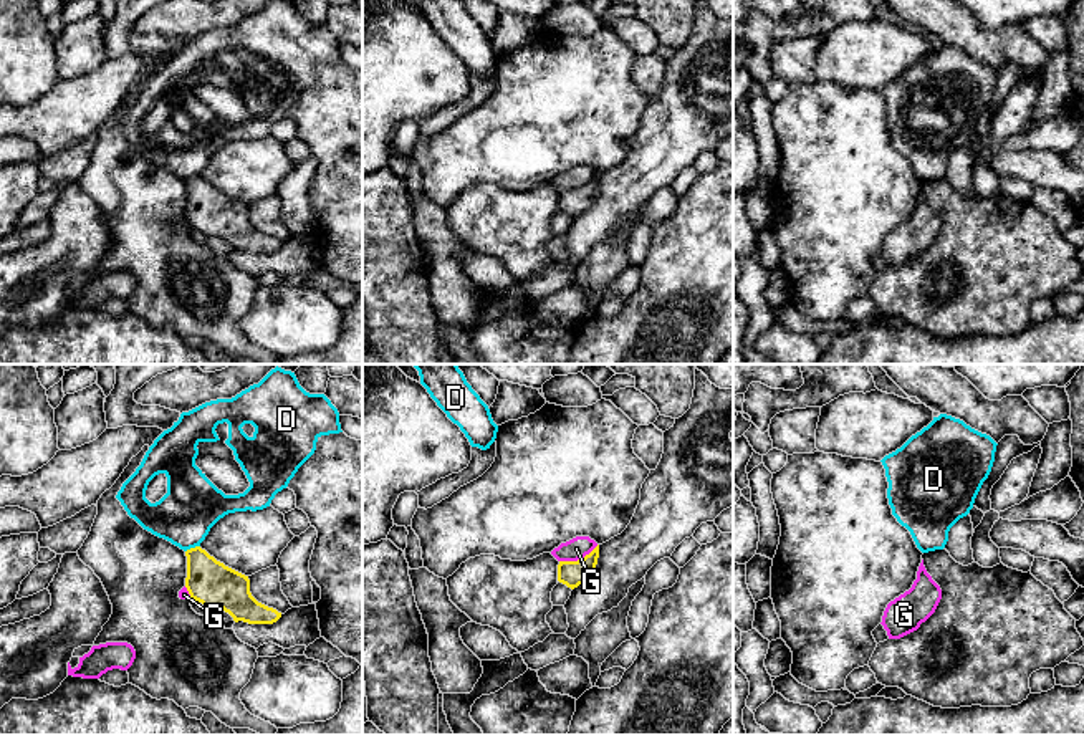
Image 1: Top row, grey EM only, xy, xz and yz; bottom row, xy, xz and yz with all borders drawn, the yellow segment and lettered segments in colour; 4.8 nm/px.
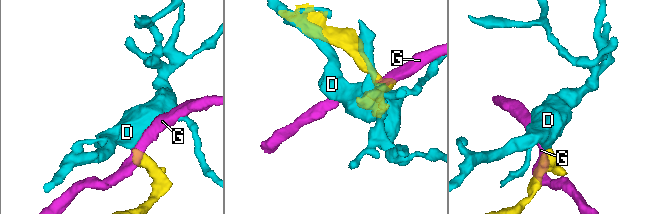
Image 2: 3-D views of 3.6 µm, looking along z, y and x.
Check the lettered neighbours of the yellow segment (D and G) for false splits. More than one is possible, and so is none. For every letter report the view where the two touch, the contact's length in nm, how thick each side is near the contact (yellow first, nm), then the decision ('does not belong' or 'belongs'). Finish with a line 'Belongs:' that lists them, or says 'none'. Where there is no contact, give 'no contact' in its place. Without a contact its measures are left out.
D: meets yellow in xy; contact 80 nm long; 220 nm thick on the yellow side, 280 nm on the other; does not belong
G: meets yellow in xz; contact 200 nm long; 130 nm thick on the yellow side, 110 nm on the other; does not belong
Belongs: none

